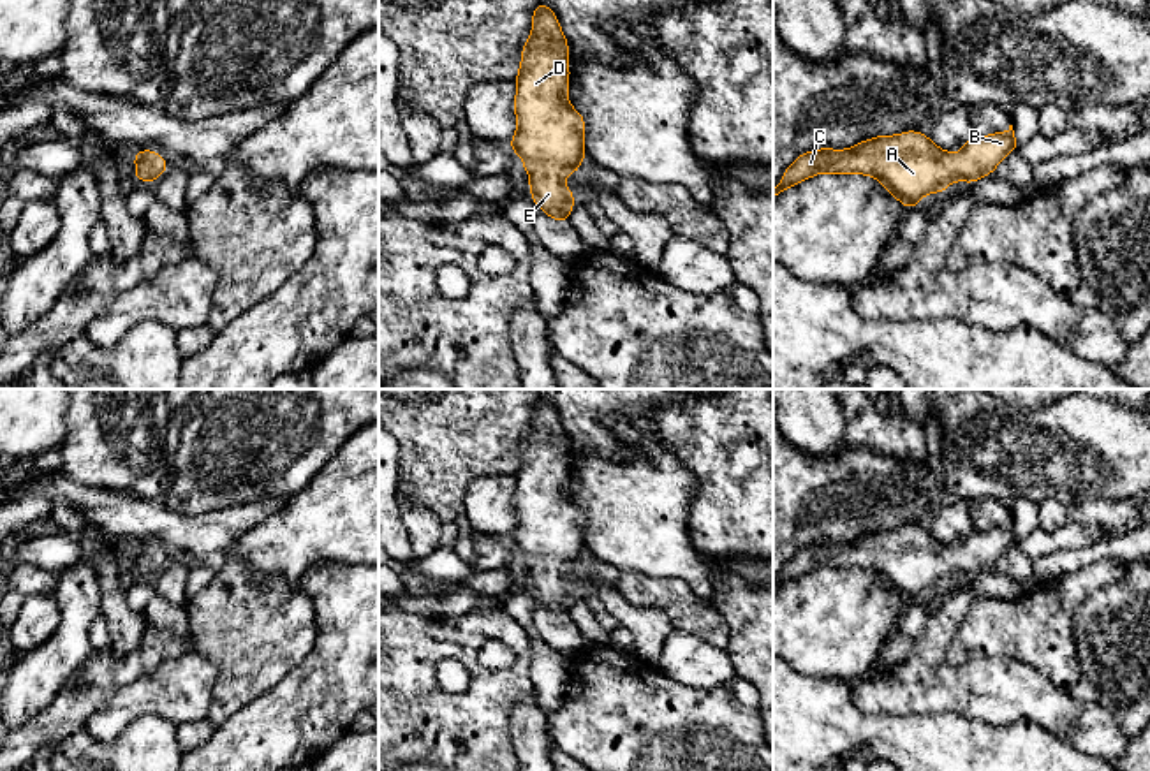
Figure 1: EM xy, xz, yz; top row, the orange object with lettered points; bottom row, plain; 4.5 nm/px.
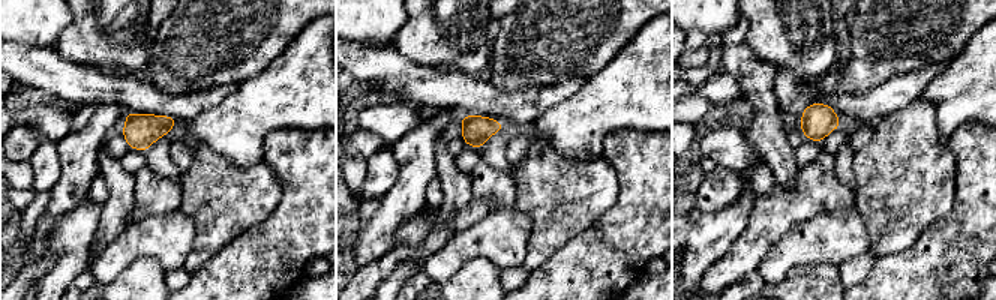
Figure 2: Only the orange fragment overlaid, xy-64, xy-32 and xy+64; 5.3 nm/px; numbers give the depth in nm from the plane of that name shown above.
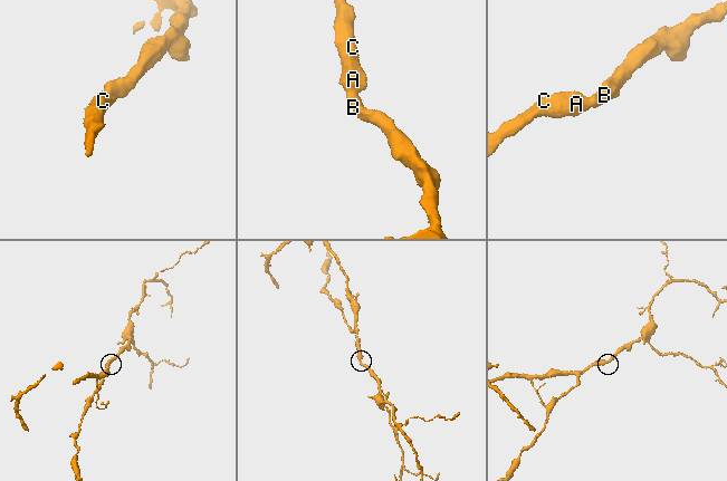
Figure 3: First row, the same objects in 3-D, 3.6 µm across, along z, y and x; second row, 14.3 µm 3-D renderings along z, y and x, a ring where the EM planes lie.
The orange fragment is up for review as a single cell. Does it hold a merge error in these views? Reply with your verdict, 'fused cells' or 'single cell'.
single cell

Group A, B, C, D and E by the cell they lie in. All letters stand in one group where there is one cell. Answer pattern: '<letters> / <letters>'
A B C D E

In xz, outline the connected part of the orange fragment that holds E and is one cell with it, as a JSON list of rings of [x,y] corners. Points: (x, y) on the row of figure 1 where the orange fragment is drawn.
[[[537,2],[532,35],[521,49],[516,81],[516,134],[509,148],[521,157],[530,176],[534,202],[555,220],[565,222],[574,194],[562,181],[578,173],[585,151],[585,118],[569,99],[569,42],[557,14]]]

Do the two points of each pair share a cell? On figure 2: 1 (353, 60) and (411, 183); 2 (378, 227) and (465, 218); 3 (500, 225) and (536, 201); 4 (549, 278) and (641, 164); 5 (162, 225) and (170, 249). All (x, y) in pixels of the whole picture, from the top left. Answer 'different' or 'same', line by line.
1: different
2: different
3: different
4: same
5: same

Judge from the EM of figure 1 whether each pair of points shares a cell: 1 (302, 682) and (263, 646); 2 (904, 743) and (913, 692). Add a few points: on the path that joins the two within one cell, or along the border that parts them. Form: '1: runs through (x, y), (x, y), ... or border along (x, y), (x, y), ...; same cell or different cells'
1: border along (316, 639), (316, 645), (294, 666), (256, 696); different cells
2: border along (869, 708), (886, 715), (950, 713); different cells

